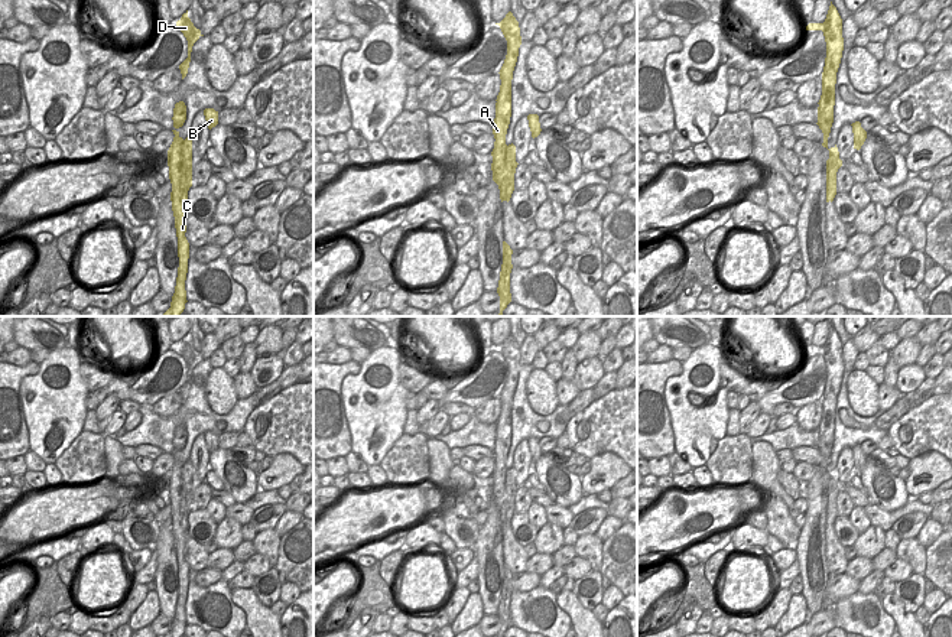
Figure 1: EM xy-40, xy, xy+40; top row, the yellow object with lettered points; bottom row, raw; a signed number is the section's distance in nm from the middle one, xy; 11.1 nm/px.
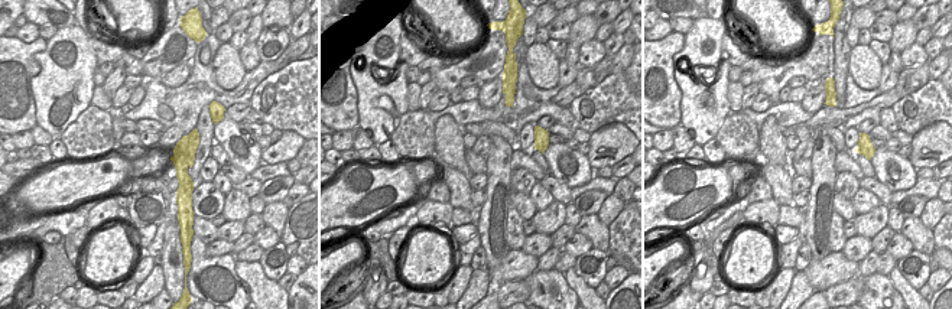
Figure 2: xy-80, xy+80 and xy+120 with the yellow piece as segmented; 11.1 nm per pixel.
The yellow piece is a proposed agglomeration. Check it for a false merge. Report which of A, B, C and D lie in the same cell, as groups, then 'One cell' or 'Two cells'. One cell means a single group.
Groups: A C D / B. Two cells.

